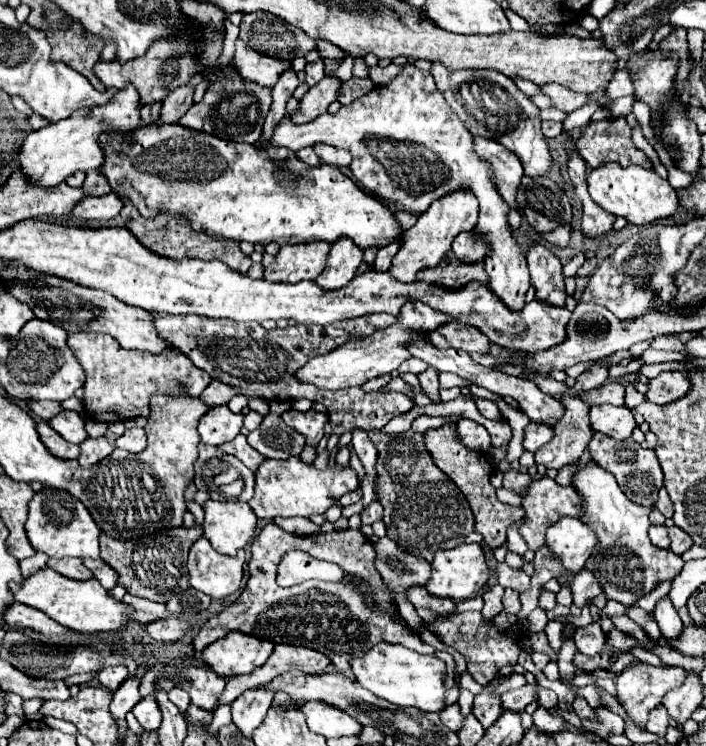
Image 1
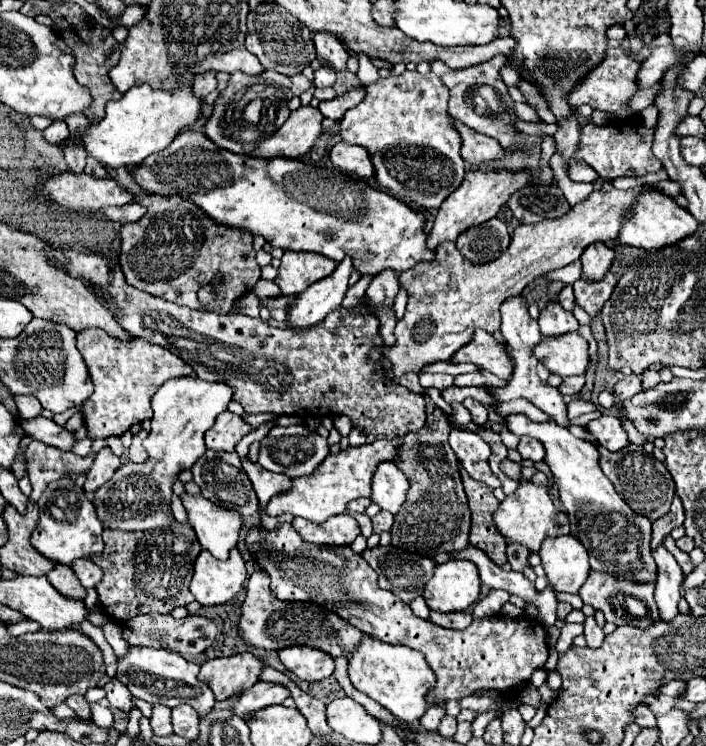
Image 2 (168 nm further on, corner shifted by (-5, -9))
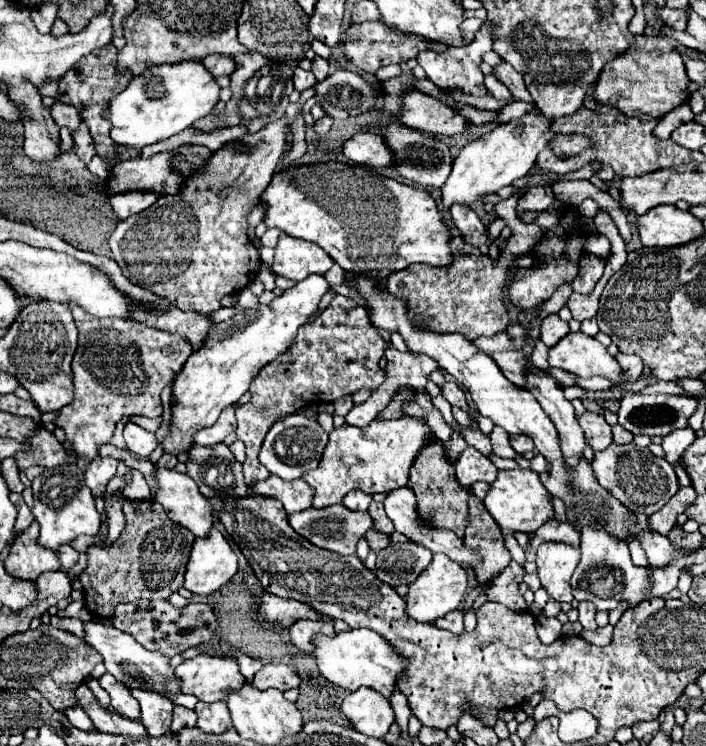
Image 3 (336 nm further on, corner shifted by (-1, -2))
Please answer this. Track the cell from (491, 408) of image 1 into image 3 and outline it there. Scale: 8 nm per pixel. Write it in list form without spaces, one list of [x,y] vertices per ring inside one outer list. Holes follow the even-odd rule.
[[[449,379],[449,381],[445,381],[441,387],[441,395],[453,405],[453,407],[459,407],[459,409],[463,409],[463,411],[467,411],[467,407],[469,407],[469,403],[467,403],[467,397],[465,397],[465,393],[463,393],[463,389],[453,381],[453,379]]]

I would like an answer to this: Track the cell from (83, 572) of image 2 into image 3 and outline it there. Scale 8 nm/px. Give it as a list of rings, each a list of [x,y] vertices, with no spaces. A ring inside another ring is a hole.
[[[71,545],[57,547],[57,549],[55,549],[55,553],[57,553],[57,557],[59,557],[59,561],[61,561],[61,567],[63,567],[63,569],[73,567],[73,565],[77,563],[77,559],[79,559],[79,553],[77,553]]]

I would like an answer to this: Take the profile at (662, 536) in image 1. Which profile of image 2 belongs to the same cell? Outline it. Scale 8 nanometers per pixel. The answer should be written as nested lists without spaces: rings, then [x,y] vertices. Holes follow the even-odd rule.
[[[657,546],[653,550],[653,558],[657,562],[655,602],[659,608],[659,618],[663,622],[671,622],[679,614],[677,602],[683,596],[679,590],[683,582],[683,570],[677,560],[665,550],[665,546]]]

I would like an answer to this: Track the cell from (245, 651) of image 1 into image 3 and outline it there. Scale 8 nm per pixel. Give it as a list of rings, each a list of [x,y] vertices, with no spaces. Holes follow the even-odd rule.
[[[207,657],[183,661],[175,669],[181,693],[195,695],[199,701],[213,703],[227,697],[229,689],[239,689],[245,679],[239,673],[239,665],[231,657]]]

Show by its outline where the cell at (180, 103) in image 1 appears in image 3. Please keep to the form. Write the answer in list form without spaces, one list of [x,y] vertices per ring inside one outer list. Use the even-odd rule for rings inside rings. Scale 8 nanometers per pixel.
[[[209,55],[203,59],[203,65],[211,71],[213,77],[231,75],[231,71],[235,69],[235,59],[229,55]]]

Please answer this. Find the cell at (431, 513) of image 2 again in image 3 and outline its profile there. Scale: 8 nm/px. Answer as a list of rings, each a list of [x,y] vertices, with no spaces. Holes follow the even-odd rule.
[[[431,443],[423,447],[423,451],[417,455],[411,467],[409,485],[415,491],[419,515],[423,517],[425,523],[433,527],[447,527],[455,531],[455,535],[463,537],[465,527],[467,527],[467,497],[469,495],[455,479],[455,467],[445,459],[443,443]]]

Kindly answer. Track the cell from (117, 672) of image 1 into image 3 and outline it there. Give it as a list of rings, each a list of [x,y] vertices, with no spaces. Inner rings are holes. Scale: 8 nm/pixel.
[[[103,675],[99,679],[99,685],[109,693],[111,697],[111,707],[115,713],[127,717],[127,719],[133,719],[137,721],[139,719],[139,703],[131,697],[129,689],[123,687],[123,683],[119,683],[117,679],[113,679],[111,675]]]

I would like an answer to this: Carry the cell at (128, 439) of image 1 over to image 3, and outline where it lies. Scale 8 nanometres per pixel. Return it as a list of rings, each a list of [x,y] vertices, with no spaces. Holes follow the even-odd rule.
[[[127,423],[125,427],[125,441],[127,441],[127,449],[139,457],[145,459],[153,453],[153,449],[157,447],[157,439],[153,433],[145,431],[143,427],[135,425],[135,423]]]

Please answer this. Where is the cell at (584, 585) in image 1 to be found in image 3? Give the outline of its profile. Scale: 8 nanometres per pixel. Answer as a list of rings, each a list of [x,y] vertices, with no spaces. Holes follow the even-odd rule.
[[[601,523],[583,525],[581,527],[581,563],[577,565],[573,577],[571,577],[571,589],[573,597],[577,601],[591,601],[597,609],[611,611],[621,601],[629,601],[631,605],[637,605],[645,599],[645,595],[651,589],[651,581],[647,577],[645,567],[635,567],[629,555],[627,541],[617,541],[613,535],[605,531]]]

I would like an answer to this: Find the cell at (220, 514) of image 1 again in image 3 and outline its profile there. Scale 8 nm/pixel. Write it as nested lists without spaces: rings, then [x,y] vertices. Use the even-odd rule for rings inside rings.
[[[157,465],[153,475],[157,483],[153,501],[165,509],[173,523],[187,527],[197,537],[207,535],[213,527],[213,513],[209,501],[199,493],[193,479],[175,469],[161,469]]]

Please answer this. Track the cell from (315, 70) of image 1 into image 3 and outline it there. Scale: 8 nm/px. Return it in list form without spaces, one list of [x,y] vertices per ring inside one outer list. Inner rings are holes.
[[[315,57],[313,59],[313,67],[311,67],[313,75],[317,77],[317,81],[323,81],[327,77],[327,71],[329,71],[329,65],[327,65],[327,59],[323,57]]]

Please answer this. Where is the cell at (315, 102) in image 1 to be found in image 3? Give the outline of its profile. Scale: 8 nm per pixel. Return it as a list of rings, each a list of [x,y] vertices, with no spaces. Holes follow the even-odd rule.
[[[285,119],[273,121],[265,129],[249,133],[237,143],[229,143],[215,151],[209,163],[189,177],[181,193],[161,195],[157,203],[149,209],[141,211],[139,215],[131,215],[125,221],[119,221],[117,229],[109,237],[109,247],[123,275],[131,283],[143,289],[151,289],[151,293],[171,301],[183,311],[191,309],[195,313],[205,315],[221,309],[221,297],[239,293],[243,287],[247,287],[255,279],[257,269],[261,265],[259,251],[247,237],[247,215],[253,209],[253,205],[261,199],[261,193],[265,191],[279,159],[283,157],[287,145],[285,139]]]

